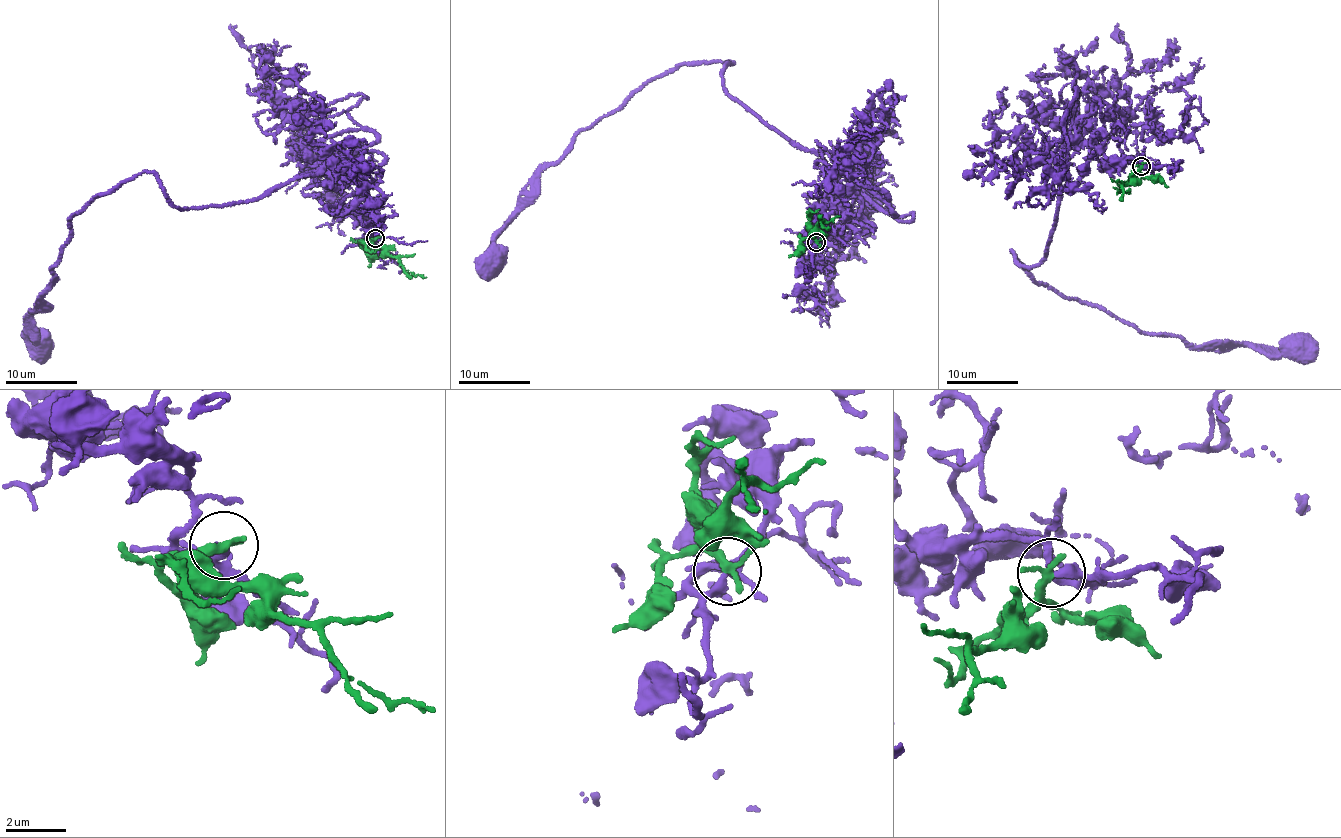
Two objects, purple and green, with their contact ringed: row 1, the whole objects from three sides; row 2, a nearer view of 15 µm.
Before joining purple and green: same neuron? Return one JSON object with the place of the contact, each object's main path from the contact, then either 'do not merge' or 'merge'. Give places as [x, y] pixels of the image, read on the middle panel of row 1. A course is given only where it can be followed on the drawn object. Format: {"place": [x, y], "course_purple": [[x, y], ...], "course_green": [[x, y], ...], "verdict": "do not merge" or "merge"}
{"place": [816, 242], "course_purple": [[816, 243], [813, 216], [871, 226], [720, 61], [576, 134], [491, 261]], "course_green": [[816, 243], [810, 233], [817, 230], [822, 219], [821, 225], [830, 228]], "verdict": "merge"}

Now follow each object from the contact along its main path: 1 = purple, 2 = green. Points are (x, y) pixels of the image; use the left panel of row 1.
1: (375, 238), (336, 205), (352, 141), (245, 201), (147, 171), (73, 214), (39, 342)
2: (375, 238), (370, 244), (396, 258), (409, 273), (426, 277)

